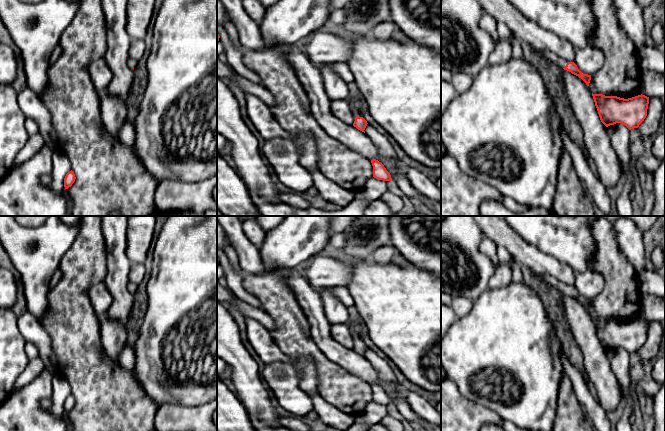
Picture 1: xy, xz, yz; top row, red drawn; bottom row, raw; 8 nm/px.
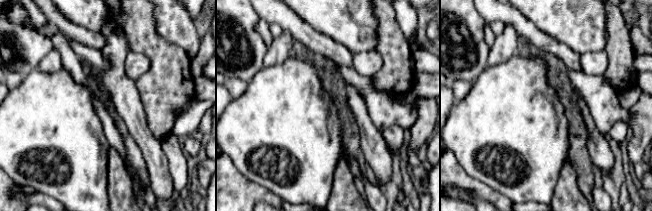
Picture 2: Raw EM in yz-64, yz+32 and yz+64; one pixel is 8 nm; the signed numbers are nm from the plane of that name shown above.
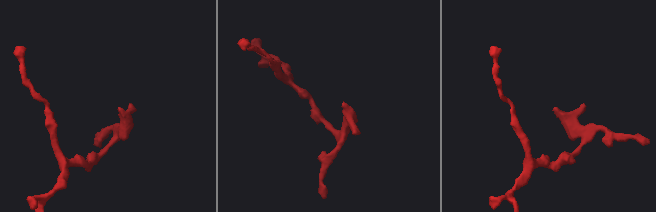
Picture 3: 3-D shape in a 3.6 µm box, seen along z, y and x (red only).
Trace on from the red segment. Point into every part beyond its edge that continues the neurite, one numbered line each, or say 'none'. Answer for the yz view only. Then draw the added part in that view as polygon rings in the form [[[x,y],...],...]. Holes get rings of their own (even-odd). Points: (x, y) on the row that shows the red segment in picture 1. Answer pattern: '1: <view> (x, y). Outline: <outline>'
1: yz (550, 56). Outline: [[[541,51],[540,53],[542,53],[544,57],[549,61],[549,63],[551,63],[553,66],[564,68],[567,64],[564,59],[560,58],[553,52]]]

